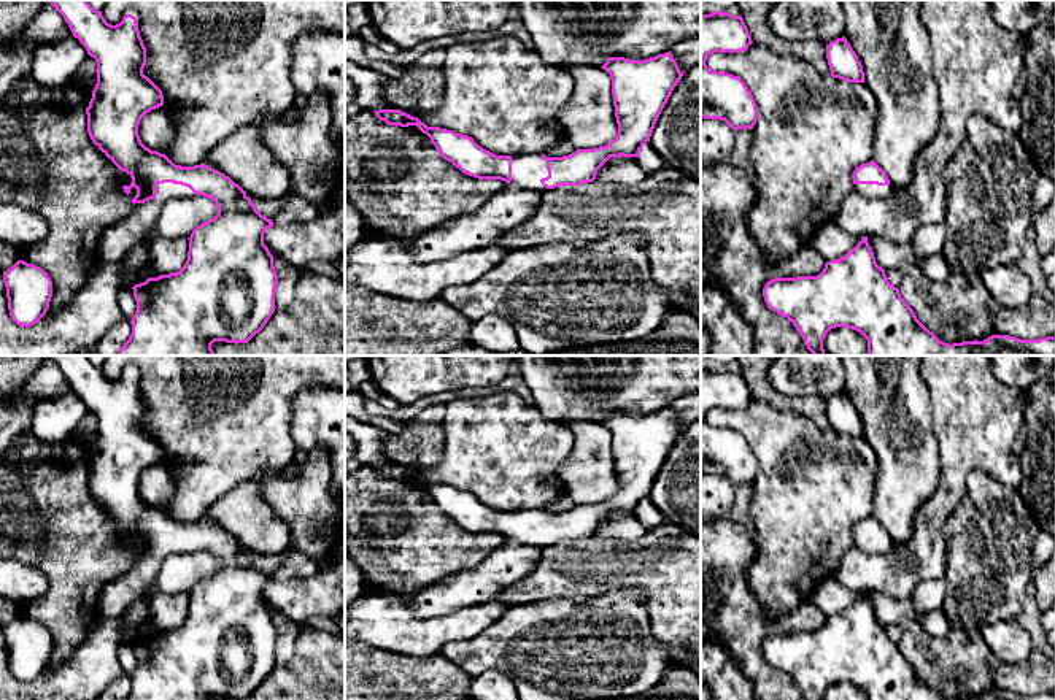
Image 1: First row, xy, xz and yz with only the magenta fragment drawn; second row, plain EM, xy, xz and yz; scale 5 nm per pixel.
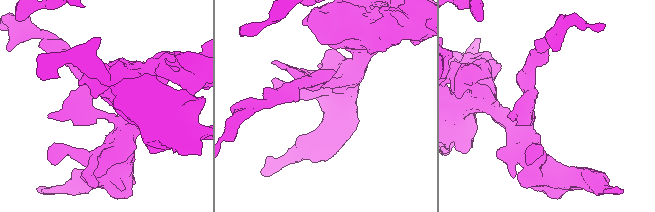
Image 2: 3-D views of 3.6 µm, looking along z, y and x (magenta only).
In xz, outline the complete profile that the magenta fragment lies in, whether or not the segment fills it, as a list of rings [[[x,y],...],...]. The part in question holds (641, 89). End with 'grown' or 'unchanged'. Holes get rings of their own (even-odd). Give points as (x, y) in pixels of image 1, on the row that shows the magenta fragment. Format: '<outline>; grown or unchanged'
[[[670,51],[645,60],[609,57],[601,68],[612,79],[618,135],[605,146],[577,149],[562,157],[547,157],[545,154],[496,156],[467,135],[427,127],[418,117],[400,110],[373,113],[388,125],[416,125],[431,138],[440,156],[464,175],[478,179],[500,179],[534,192],[545,192],[558,186],[580,186],[593,183],[597,170],[610,157],[640,157],[640,149],[650,141],[664,105],[683,76]]]; grown

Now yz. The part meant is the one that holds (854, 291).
[[[868,237],[844,257],[829,260],[817,276],[774,278],[763,297],[769,310],[786,317],[813,356],[826,356],[823,340],[831,329],[848,327],[868,340],[868,356],[1055,356],[1055,337],[1020,340],[991,335],[984,341],[944,343],[929,332],[875,262]]]; unchanged

